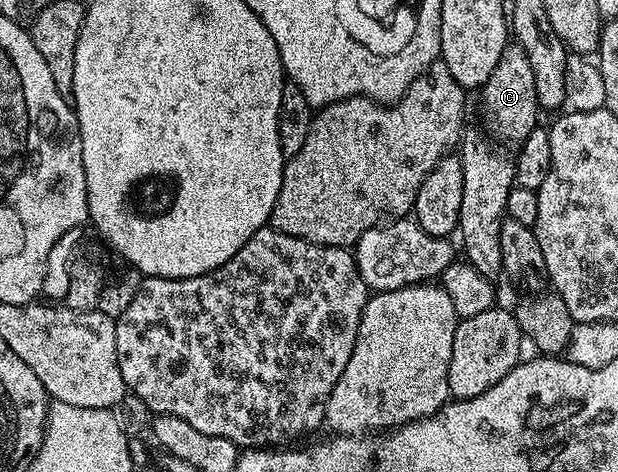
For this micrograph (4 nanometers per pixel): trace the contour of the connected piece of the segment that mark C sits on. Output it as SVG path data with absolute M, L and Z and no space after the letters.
M516 42L506 45L491 78L487 78L487 82L480 88L479 96L481 96L481 108L485 111L484 127L490 137L498 141L506 140L501 141L506 145L517 146L527 138L527 134L531 134L533 128L538 127L539 105L535 94L535 74L531 74L531 62L527 62L523 46L519 46Z

